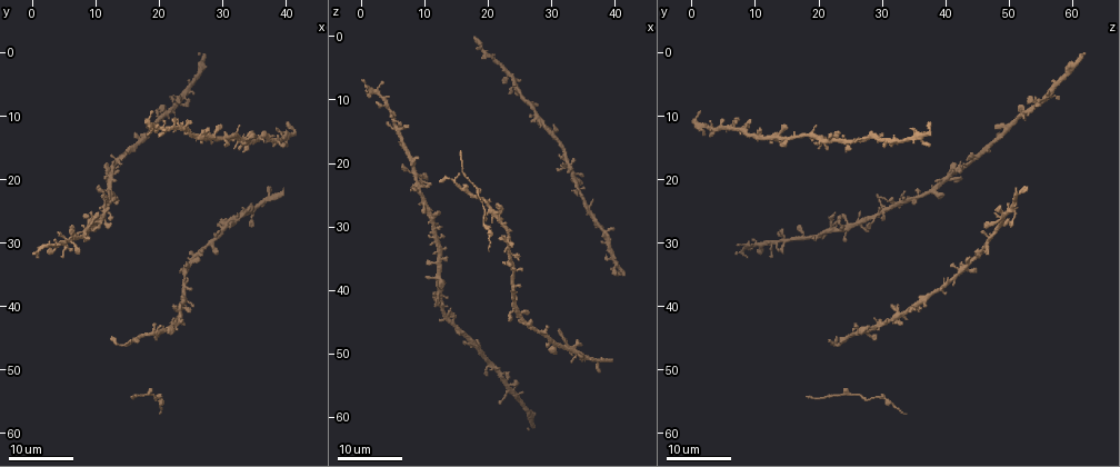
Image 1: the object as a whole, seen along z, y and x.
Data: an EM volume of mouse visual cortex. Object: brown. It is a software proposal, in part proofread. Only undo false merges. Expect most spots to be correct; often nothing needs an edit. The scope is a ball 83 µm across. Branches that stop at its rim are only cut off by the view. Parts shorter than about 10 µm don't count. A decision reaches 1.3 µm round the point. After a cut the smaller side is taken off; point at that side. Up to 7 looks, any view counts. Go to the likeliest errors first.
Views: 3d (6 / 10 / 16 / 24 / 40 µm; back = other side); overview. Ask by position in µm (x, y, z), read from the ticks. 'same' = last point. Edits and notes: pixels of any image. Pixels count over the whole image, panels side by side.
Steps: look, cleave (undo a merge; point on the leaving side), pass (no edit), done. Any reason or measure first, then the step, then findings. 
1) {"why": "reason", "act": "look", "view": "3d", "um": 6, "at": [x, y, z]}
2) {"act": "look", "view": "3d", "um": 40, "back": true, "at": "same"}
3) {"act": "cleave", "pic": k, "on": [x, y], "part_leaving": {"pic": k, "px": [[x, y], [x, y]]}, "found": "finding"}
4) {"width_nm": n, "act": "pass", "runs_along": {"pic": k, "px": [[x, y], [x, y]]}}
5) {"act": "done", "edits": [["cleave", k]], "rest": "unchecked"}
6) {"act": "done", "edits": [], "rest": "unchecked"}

{"act": "look", "view": "3d", "um": 24, "at": [9.0, 26.5, 22.5]}

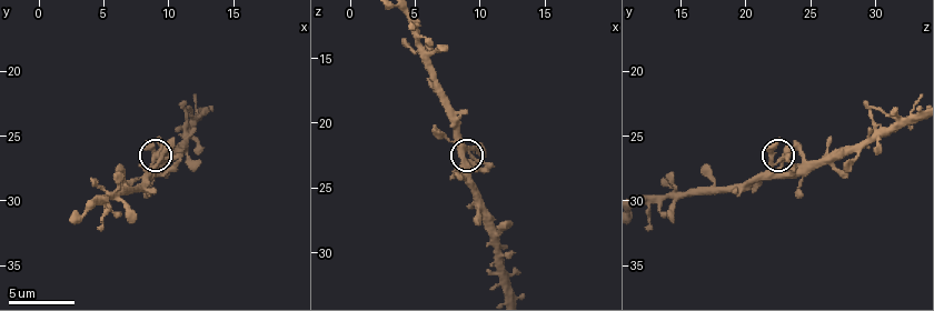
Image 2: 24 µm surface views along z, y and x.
{"act": "look", "view": "3d", "um": 6, "at": [9.4, 27.0, 22.2]}

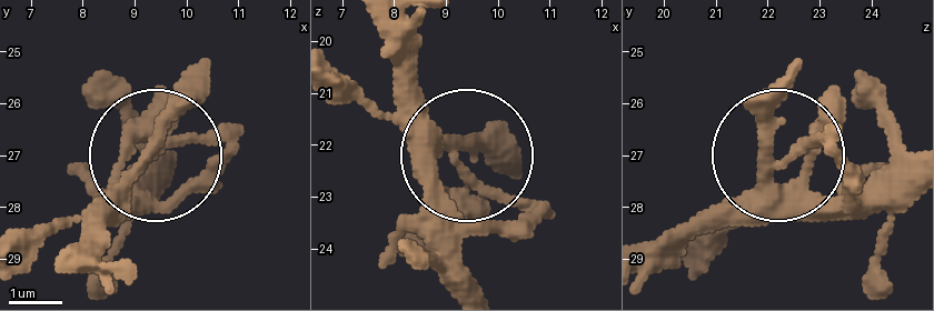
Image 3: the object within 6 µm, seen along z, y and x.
{"act": "pass", "runs_along": {"pic": 3, "px": [[473, 284], [437, 206], [455, 143], [415, 72], [424, 37]]}, "found": "all the same neuron"}

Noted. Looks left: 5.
{"why": "looks like a crossing", "act": "look", "view": "3d", "um": 24, "at": [11.5, 24.5, 30.0]}

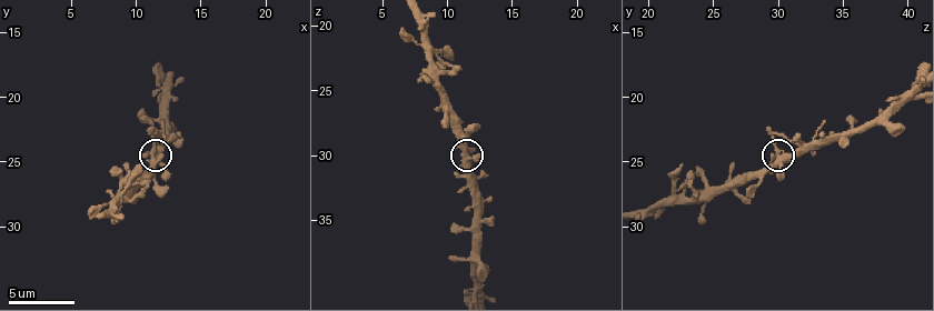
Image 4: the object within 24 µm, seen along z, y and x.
{"act": "look", "view": "3d", "um": 10, "at": "same"}

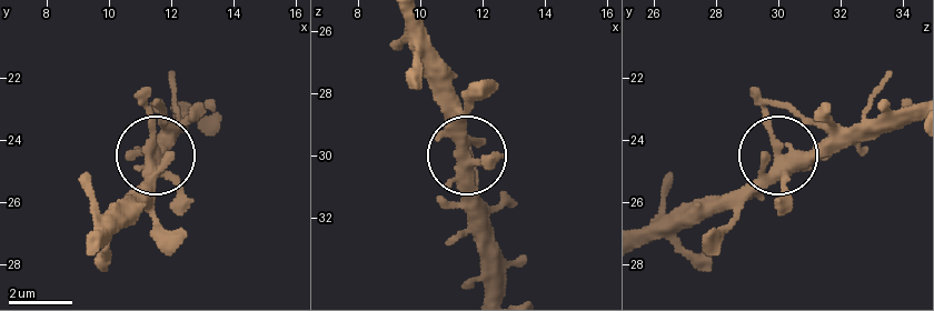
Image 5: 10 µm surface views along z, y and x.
{"arms": 5, "act": "pass", "runs_along": {"pic": 5, "px": [[794, 153], [786, 153], [828, 153], [857, 140]]}, "found": "all the same neuron"}

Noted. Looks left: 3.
{"act": "look", "view": "3d", "um": 10, "at": [13.0, 23.4, 35.0]}

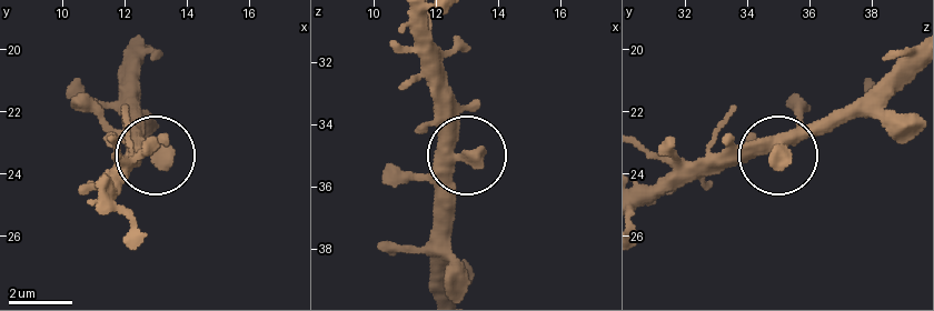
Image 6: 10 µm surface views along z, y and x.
{"act": "look", "view": "3d", "um": 10, "back": true, "at": [13.0, 23.3, 35.1]}

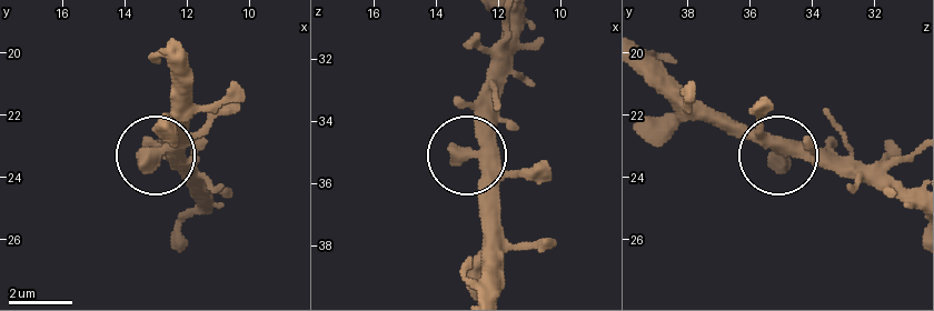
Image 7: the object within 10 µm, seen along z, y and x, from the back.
{"act": "pass", "found": "all the same neuron"}

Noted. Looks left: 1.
{"act": "done", "edits": [], "rest": "unchecked"}

